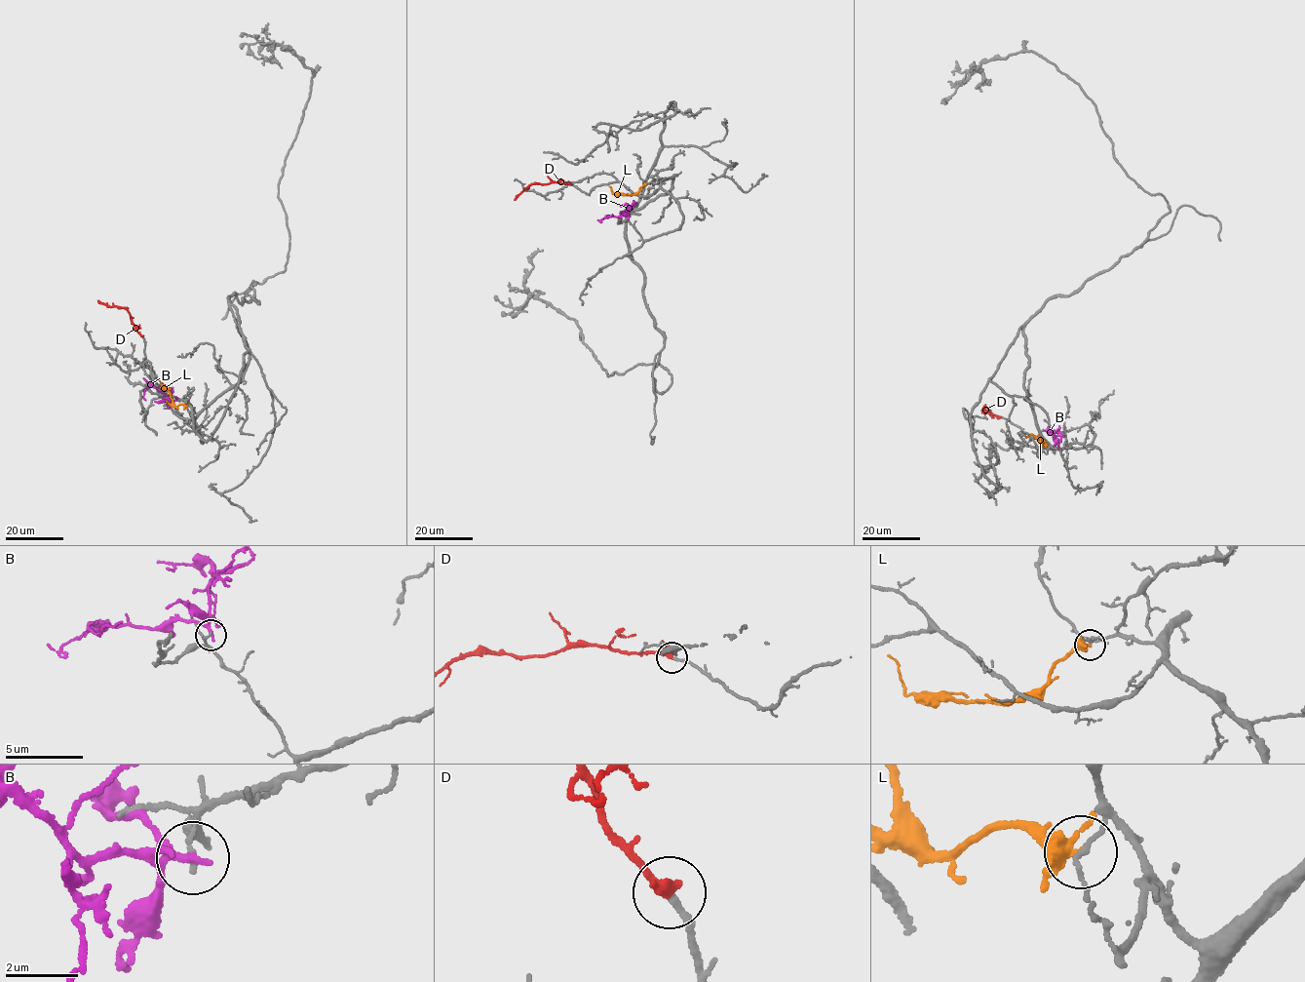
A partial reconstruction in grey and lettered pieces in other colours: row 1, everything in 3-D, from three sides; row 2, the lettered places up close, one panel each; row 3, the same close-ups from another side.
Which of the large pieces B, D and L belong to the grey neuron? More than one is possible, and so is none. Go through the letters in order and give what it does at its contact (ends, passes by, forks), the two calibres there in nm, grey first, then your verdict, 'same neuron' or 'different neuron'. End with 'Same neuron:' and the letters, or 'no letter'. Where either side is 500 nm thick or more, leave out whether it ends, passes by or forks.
B: it forks | 130/150 nm | different neuron
D: it ends | 200/420 nm | same neuron
L: it forks | 110/280 nm | different neuron
Same neuron: D

